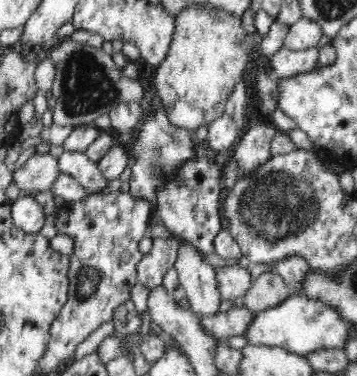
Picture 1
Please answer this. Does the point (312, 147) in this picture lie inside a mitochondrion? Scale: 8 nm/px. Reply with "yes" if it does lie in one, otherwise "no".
no

